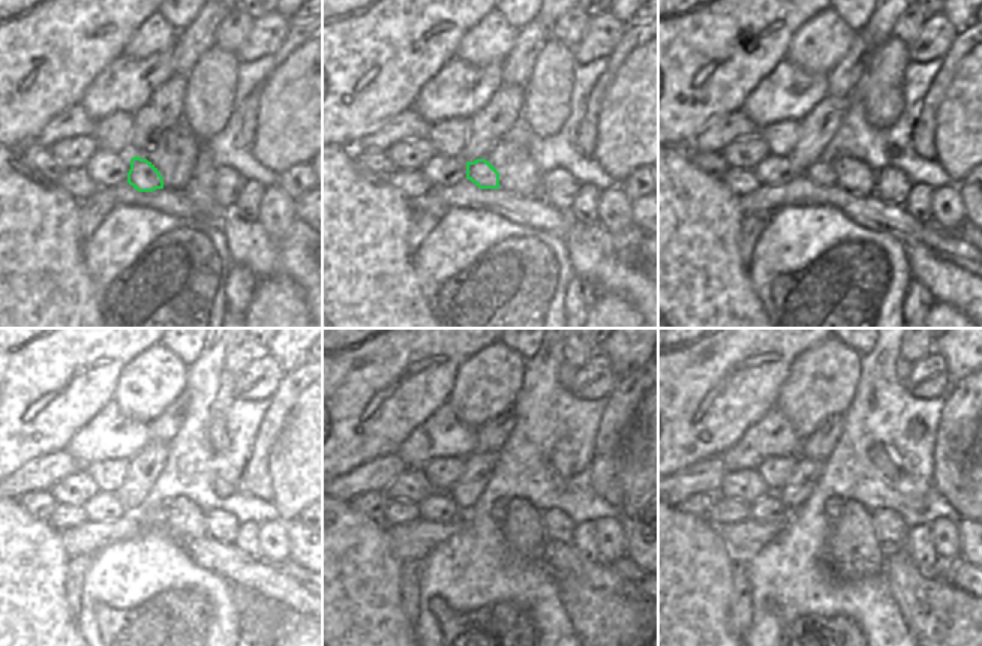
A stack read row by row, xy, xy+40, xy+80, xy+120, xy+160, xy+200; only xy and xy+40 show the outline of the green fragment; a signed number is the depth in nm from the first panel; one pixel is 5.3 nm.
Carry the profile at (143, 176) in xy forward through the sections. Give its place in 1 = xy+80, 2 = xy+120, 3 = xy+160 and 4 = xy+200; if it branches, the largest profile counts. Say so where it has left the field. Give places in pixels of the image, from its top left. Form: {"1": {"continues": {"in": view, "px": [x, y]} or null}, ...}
{"1": {"continues": {"in": "xy+80", "px": [820, 173]}}, "2": {"continues": {"in": "xy+120", "px": [155, 516]}}, "3": {"continues": {"in": "xy+160", "px": [498, 508]}}, "4": {"continues": {"in": "xy+200", "px": [832, 508]}}}

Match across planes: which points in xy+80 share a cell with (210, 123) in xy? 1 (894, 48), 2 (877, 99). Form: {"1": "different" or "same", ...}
{"1": "same", "2": "same"}

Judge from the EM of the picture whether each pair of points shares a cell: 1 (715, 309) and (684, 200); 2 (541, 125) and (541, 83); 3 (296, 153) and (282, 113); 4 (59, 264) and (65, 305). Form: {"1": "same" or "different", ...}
{"1": "same", "2": "same", "3": "same", "4": "same"}

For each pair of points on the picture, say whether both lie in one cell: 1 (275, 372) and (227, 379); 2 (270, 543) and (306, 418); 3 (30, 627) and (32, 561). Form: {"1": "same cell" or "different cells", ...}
{"1": "different cells", "2": "same cell", "3": "same cell"}

